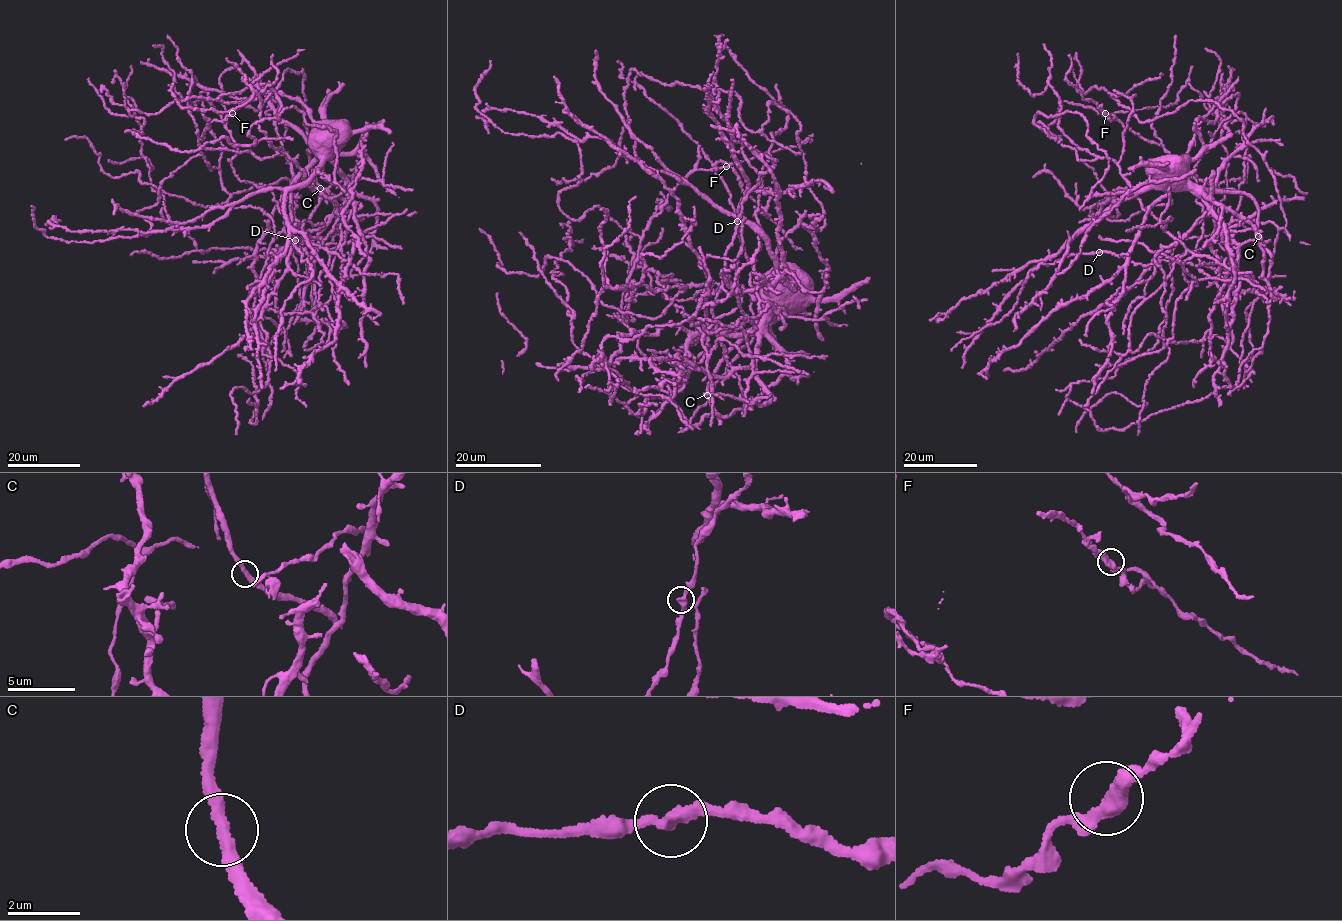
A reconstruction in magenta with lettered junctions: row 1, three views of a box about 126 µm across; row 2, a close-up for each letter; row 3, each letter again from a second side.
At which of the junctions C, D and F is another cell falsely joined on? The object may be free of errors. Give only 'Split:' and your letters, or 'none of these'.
Split: none of these

